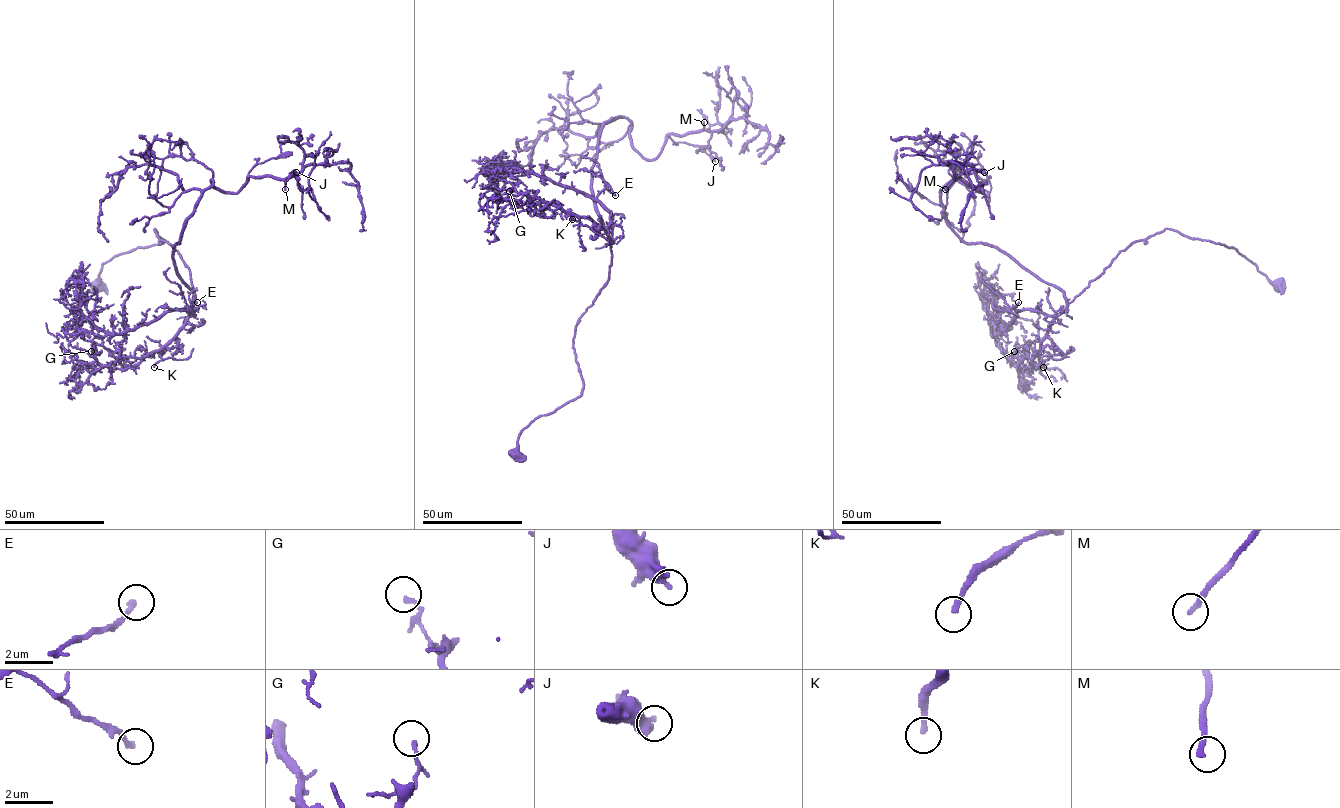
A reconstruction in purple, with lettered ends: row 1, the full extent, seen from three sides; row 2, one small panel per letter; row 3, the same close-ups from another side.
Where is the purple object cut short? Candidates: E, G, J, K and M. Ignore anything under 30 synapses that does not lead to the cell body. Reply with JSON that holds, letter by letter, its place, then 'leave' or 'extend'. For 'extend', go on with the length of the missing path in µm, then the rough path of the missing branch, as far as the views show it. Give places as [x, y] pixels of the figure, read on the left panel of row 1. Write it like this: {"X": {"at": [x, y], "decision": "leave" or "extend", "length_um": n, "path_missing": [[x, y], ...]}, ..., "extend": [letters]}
{"E": {"at": [197, 302], "decision": "leave"}, "G": {"at": [91, 351], "decision": "leave"}, "J": {"at": [296, 172], "decision": "leave"}, "K": {"at": [154, 367], "decision": "leave"}, "M": {"at": [285, 189], "decision": "extend", "length_um": 30, "path_missing": [[285, 189], [285, 199], [305, 215], [303, 223]]}, "extend": ["M"]}

